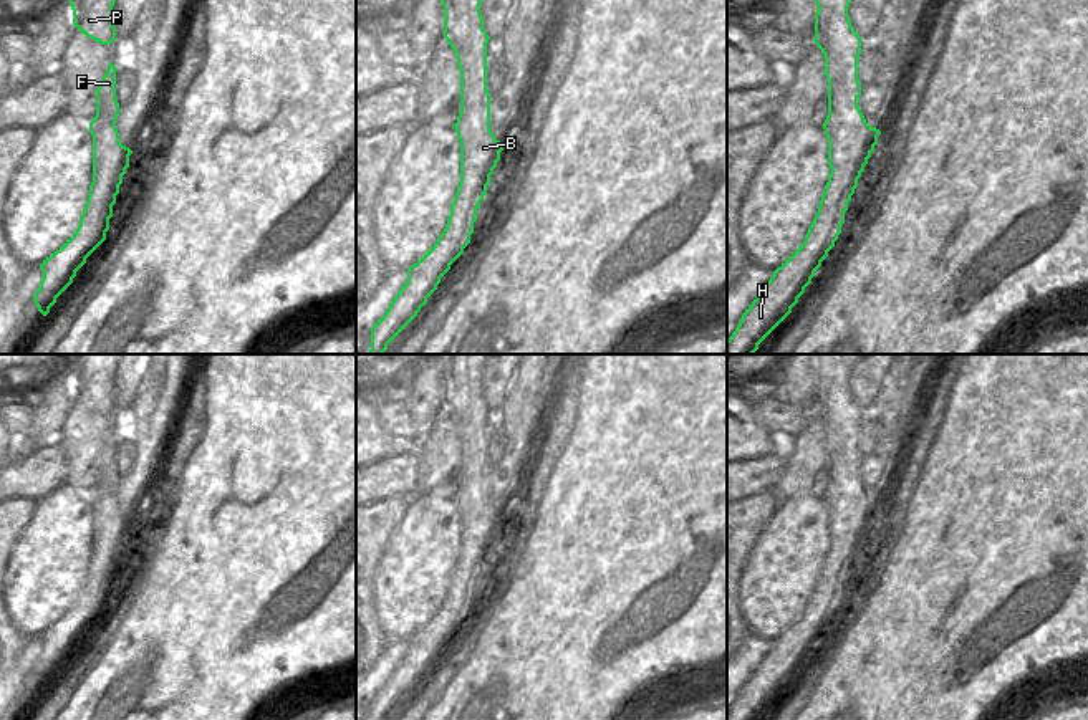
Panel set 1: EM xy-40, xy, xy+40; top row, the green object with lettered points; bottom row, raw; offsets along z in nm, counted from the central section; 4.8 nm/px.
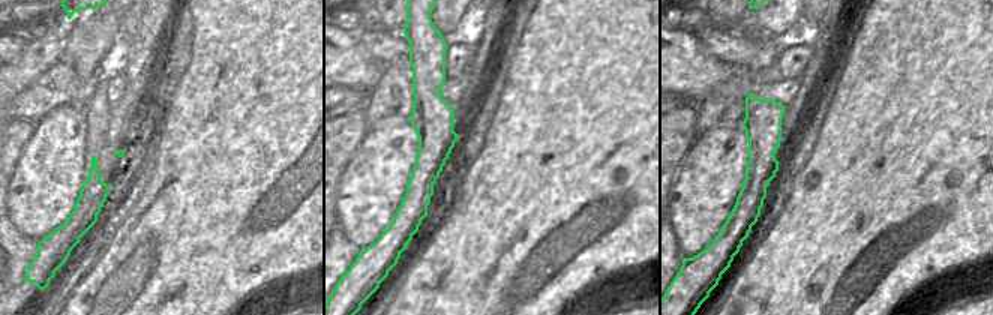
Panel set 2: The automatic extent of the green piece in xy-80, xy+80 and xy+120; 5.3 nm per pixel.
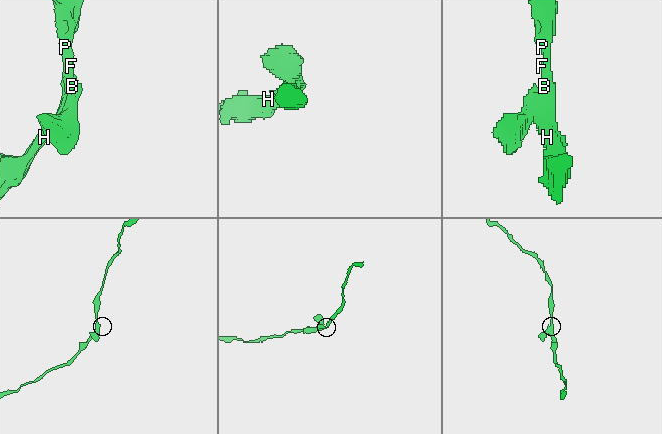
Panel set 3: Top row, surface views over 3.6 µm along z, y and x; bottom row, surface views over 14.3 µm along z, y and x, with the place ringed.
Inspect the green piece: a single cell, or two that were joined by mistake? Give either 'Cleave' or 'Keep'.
Keep.

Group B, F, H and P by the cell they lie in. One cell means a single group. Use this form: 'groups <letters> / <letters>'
groups B F H P

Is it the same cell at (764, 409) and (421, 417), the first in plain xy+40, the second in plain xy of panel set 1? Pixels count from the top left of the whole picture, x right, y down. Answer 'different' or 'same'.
different

